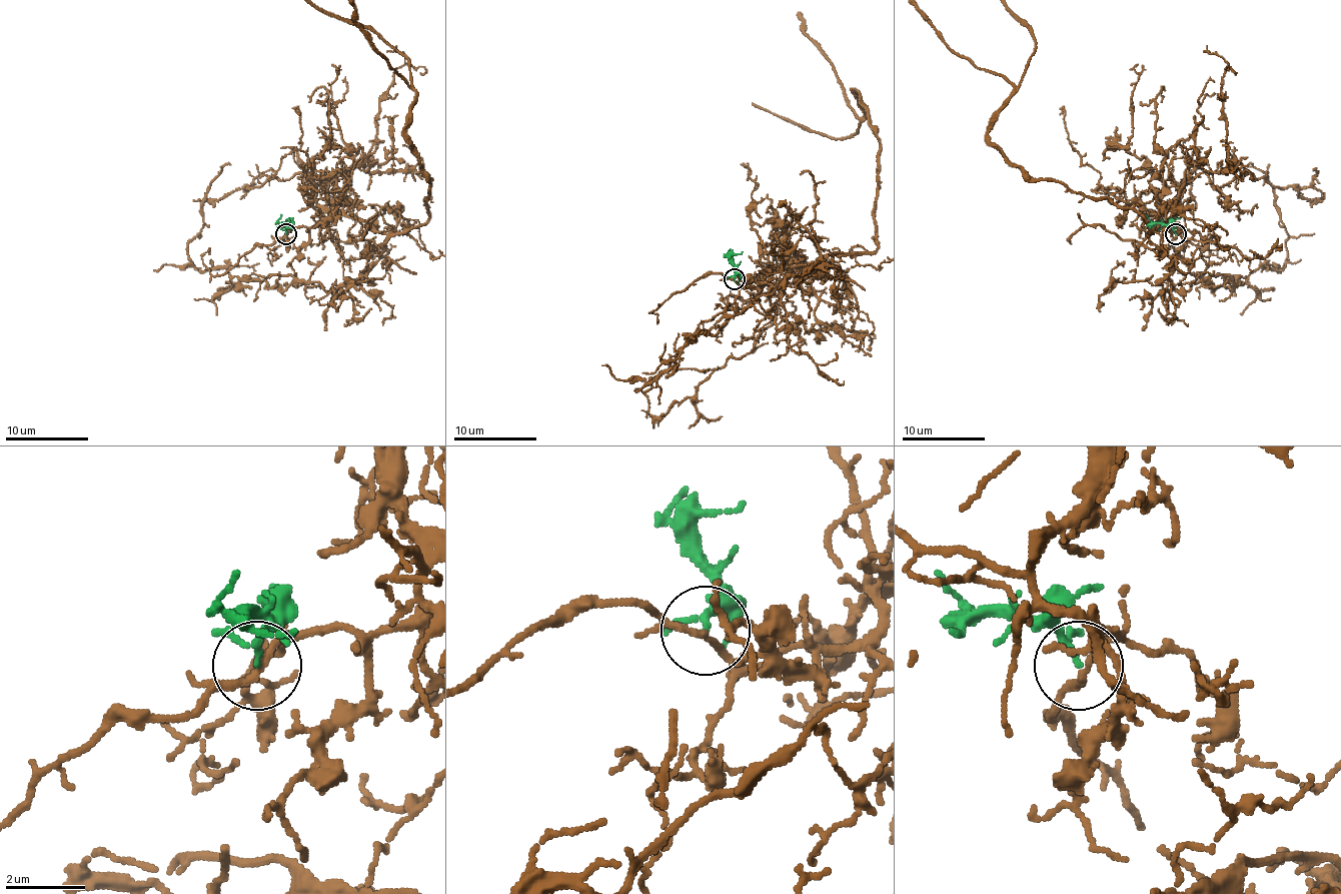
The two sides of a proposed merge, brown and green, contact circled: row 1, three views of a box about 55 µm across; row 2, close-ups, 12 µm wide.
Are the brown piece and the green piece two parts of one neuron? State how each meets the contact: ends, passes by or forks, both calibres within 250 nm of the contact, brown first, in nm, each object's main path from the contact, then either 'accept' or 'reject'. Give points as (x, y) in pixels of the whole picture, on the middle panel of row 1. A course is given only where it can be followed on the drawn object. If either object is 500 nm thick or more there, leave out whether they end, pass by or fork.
brown forks there; green passes by; 120 nm thick on the brown side, 120 nm on the other; green runs (734, 279), (736, 271), (728, 254), (730, 248); accept

